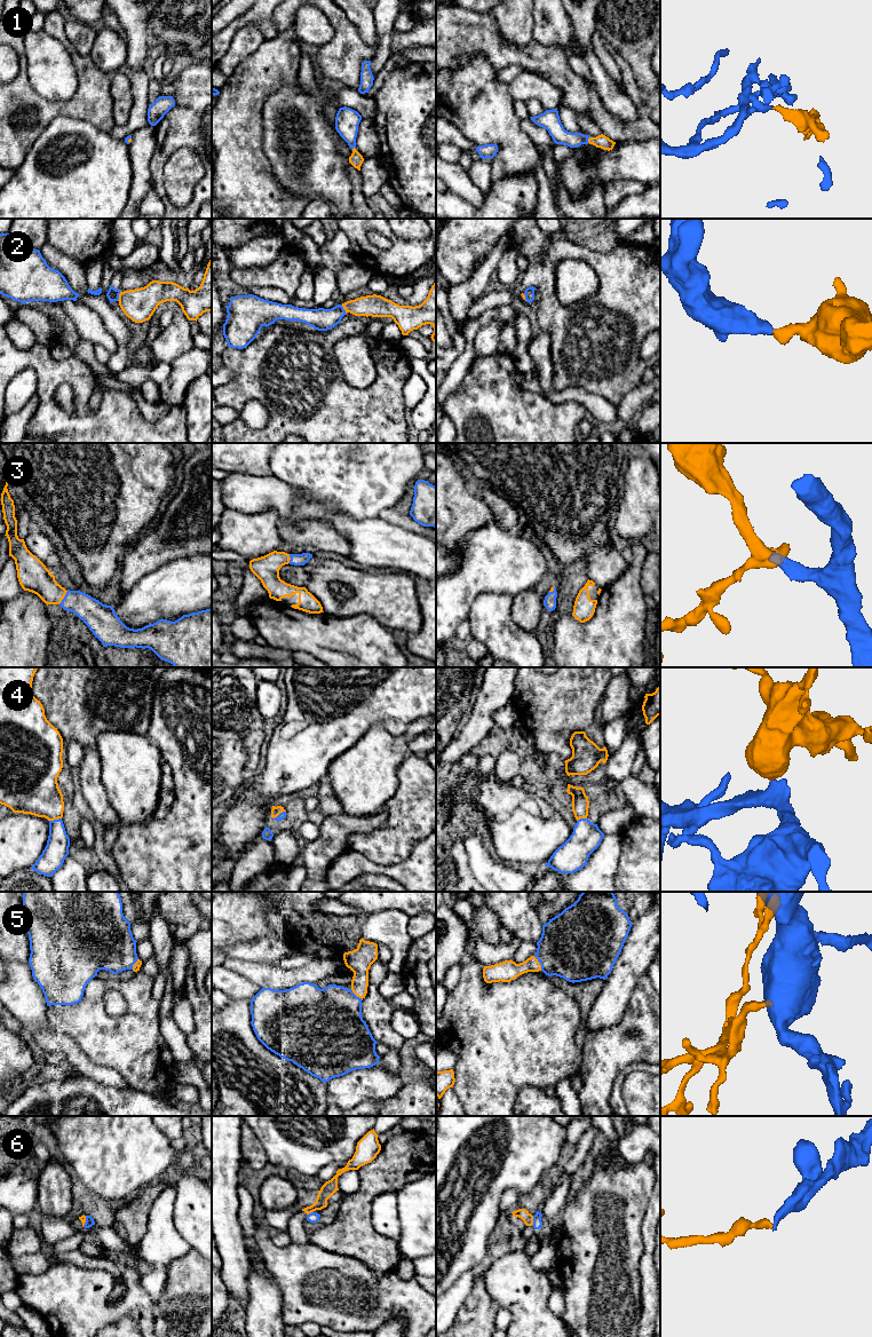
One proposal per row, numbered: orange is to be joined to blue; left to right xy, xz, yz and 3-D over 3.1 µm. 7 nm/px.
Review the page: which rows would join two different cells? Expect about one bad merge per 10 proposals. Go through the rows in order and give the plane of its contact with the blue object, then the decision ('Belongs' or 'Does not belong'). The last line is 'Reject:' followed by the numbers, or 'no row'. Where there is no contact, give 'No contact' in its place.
1: Touches blue in yz. Belongs
2: Touches blue in xy. Belongs
3: Touches blue in xy. Belongs
4: Touches blue in xy. Belongs
5: Touches blue in yz. Belongs
6: Touches blue in yz. Does not belong
Reject: 6

